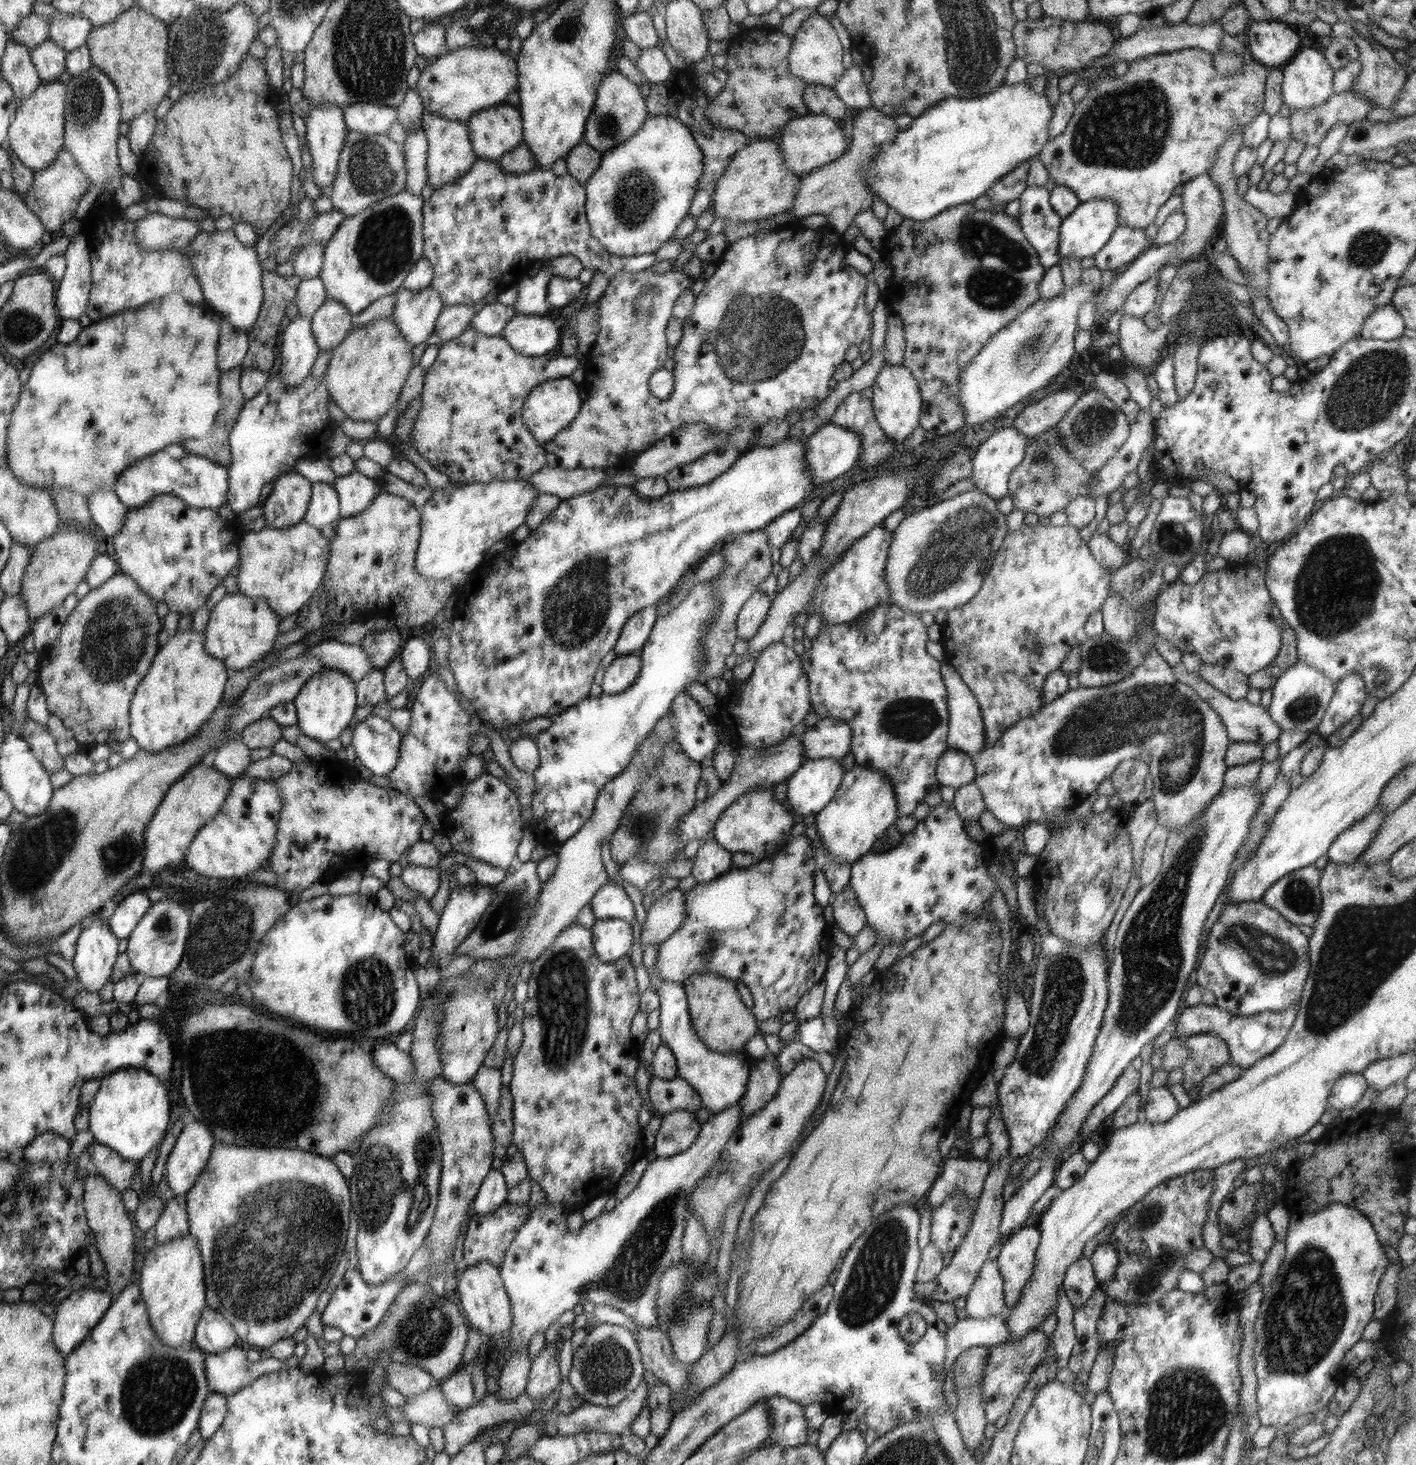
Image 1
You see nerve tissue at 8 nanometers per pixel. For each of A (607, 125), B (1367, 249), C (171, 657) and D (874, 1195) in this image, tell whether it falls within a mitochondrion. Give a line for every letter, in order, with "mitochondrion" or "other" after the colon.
A: mitochondrion
B: mitochondrion
C: other
D: mitochondrion

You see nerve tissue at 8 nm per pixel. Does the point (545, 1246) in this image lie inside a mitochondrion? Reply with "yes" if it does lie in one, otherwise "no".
no

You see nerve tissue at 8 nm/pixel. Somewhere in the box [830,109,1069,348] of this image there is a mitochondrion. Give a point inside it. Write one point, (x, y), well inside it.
(997, 280)

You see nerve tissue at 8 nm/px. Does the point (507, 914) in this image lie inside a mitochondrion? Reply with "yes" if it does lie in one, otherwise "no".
yes

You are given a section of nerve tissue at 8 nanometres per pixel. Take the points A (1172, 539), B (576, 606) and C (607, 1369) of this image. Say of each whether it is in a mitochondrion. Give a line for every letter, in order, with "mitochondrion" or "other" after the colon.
A: mitochondrion
B: mitochondrion
C: mitochondrion

